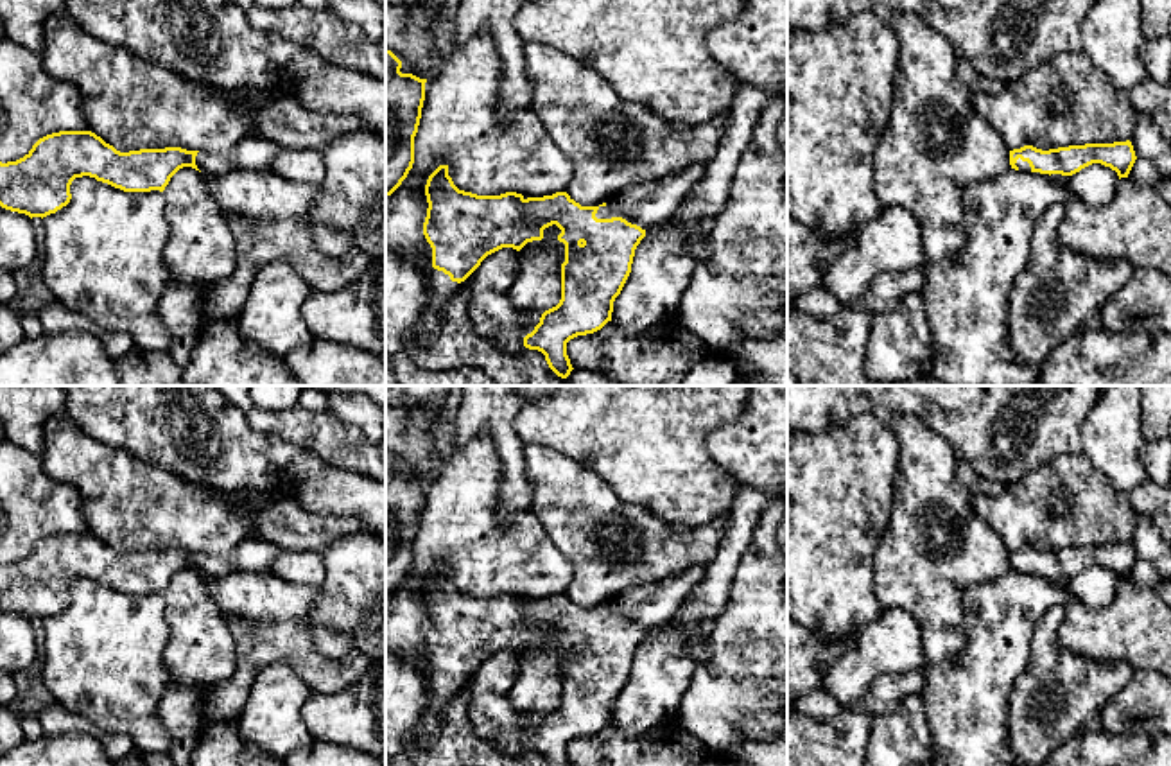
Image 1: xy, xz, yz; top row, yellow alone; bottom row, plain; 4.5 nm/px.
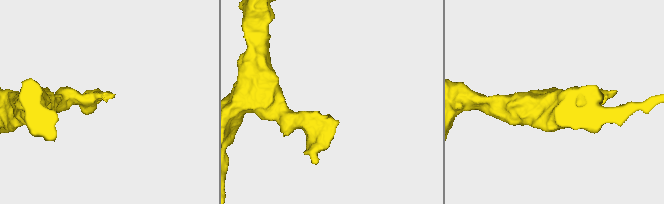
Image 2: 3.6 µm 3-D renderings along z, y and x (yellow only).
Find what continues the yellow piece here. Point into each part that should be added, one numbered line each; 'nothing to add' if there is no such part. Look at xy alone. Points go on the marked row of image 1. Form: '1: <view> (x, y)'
1: xy (255, 151)

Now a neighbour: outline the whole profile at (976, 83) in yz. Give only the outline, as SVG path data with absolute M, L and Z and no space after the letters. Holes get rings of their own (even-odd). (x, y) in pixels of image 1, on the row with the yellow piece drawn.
M961 56L958 57L958 63L956 63L956 75L970 90L972 95L977 95L977 93L999 95L1006 88L1002 81L979 75L972 68L972 65Z

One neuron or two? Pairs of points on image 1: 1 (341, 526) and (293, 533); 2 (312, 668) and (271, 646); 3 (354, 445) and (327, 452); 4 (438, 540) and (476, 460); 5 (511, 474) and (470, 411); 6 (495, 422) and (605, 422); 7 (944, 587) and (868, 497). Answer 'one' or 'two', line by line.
1: one
2: one
3: one
4: one
5: one
6: two
7: two

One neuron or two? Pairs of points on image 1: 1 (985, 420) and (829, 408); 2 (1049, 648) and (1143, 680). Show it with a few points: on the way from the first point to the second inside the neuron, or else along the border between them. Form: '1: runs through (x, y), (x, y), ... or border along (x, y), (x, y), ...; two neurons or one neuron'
1: runs through (945, 404), (868, 404); one neuron
2: border along (1134, 670), (1130, 678), (1101, 707); two neurons

